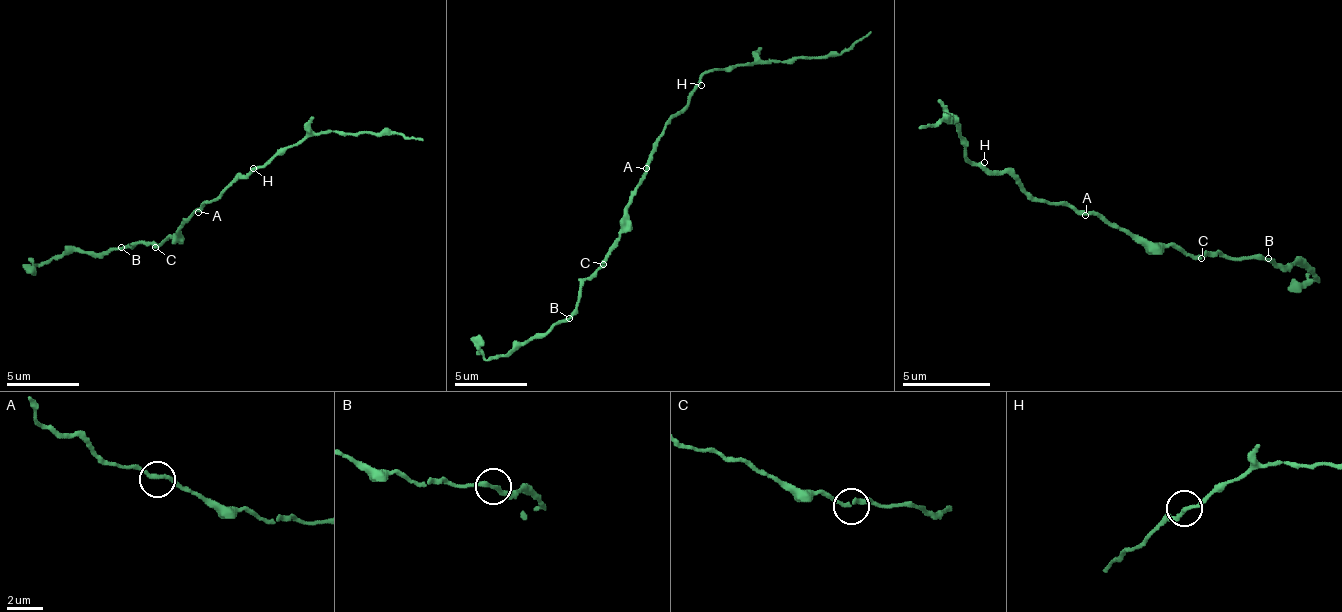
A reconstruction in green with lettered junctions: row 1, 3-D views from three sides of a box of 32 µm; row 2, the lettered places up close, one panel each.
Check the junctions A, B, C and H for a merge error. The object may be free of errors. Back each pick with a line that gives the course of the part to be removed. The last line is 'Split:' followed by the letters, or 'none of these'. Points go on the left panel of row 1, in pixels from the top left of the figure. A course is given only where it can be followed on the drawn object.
Split: none of these

